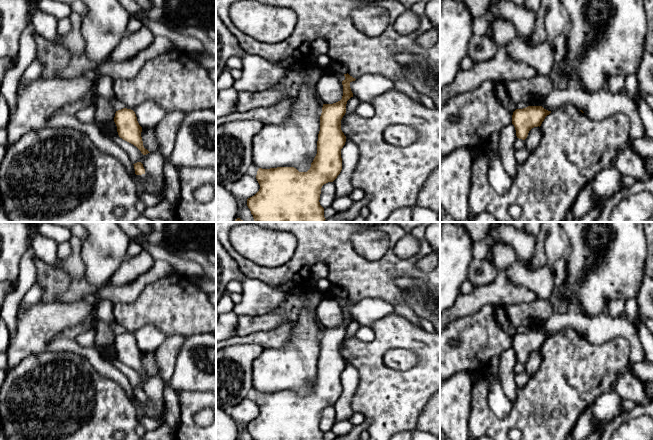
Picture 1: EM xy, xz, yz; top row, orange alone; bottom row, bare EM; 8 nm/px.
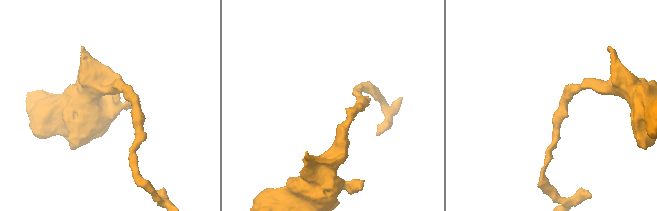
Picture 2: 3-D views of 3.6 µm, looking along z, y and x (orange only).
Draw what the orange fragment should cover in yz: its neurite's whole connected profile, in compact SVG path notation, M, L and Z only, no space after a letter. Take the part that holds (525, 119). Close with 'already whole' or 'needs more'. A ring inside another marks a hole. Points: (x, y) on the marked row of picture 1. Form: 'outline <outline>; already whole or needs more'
outline M528 106L523 109L516 109L512 115L512 124L516 130L516 136L525 140L529 131L534 127L540 127L545 117L551 111L544 109L542 106Z; already whole

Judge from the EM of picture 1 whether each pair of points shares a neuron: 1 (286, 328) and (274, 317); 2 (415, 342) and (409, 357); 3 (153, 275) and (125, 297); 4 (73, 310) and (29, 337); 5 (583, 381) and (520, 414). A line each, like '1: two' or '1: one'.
1: two
2: two
3: one
4: one
5: one

